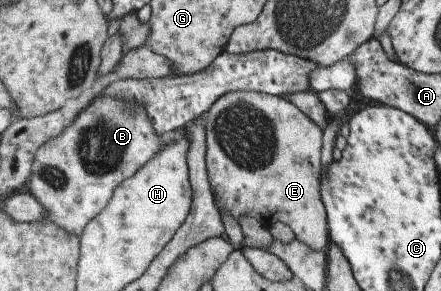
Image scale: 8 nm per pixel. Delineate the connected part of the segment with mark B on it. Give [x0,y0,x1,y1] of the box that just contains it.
[25,97,168,238]

